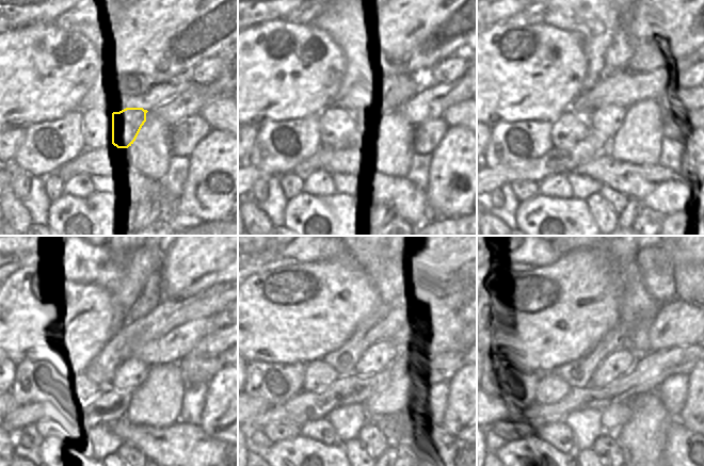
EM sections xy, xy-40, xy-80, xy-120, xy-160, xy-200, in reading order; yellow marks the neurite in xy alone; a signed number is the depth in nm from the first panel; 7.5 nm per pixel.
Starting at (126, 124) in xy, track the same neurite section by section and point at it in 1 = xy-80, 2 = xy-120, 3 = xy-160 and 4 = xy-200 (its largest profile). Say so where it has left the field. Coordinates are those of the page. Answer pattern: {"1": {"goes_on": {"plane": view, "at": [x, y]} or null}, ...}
{"1": {"goes_on": {"plane": "xy-80", "at": [606, 122]}}, "2": {"goes_on": {"plane": "xy-120", "at": [130, 372]}}, "3": {"goes_on": {"plane": "xy-160", "at": [378, 359]}}, "4": {"goes_on": {"plane": "xy-200", "at": [619, 363]}}}

